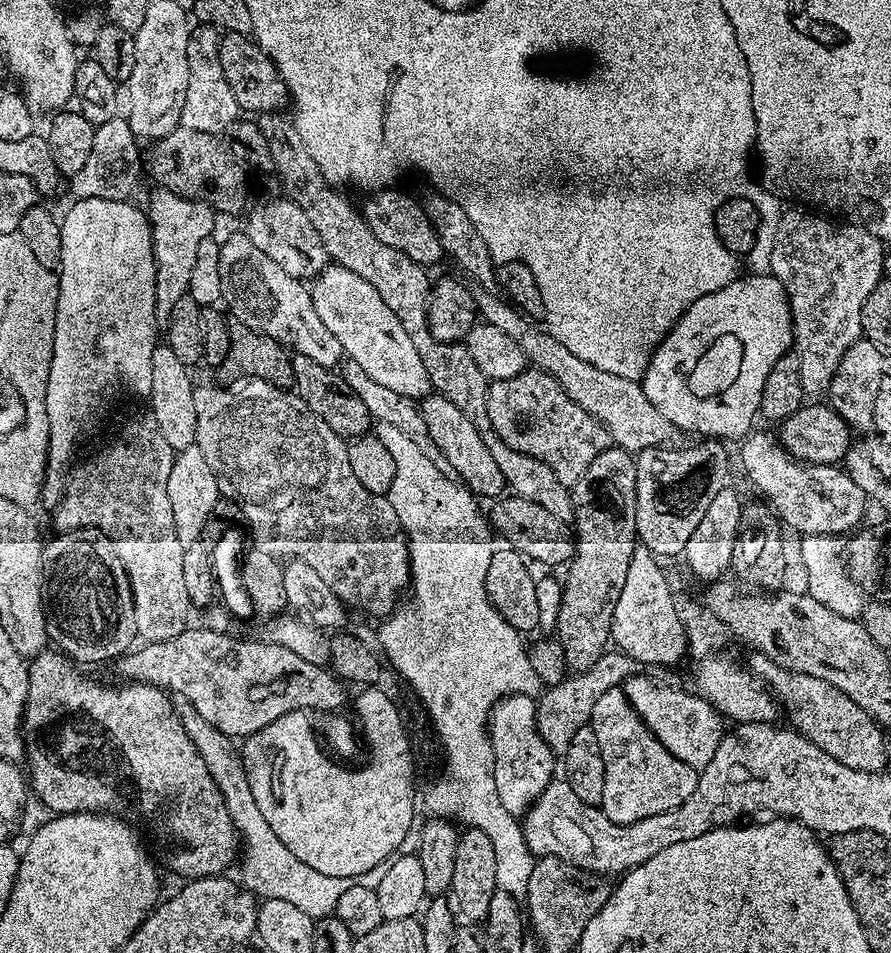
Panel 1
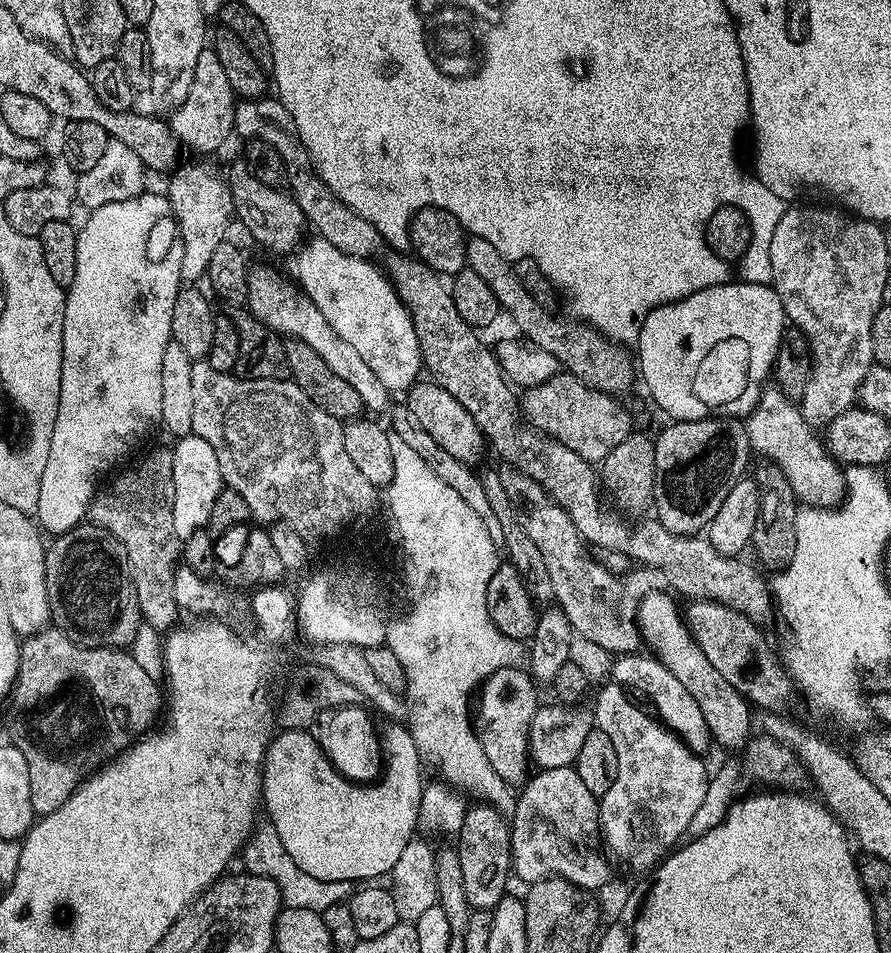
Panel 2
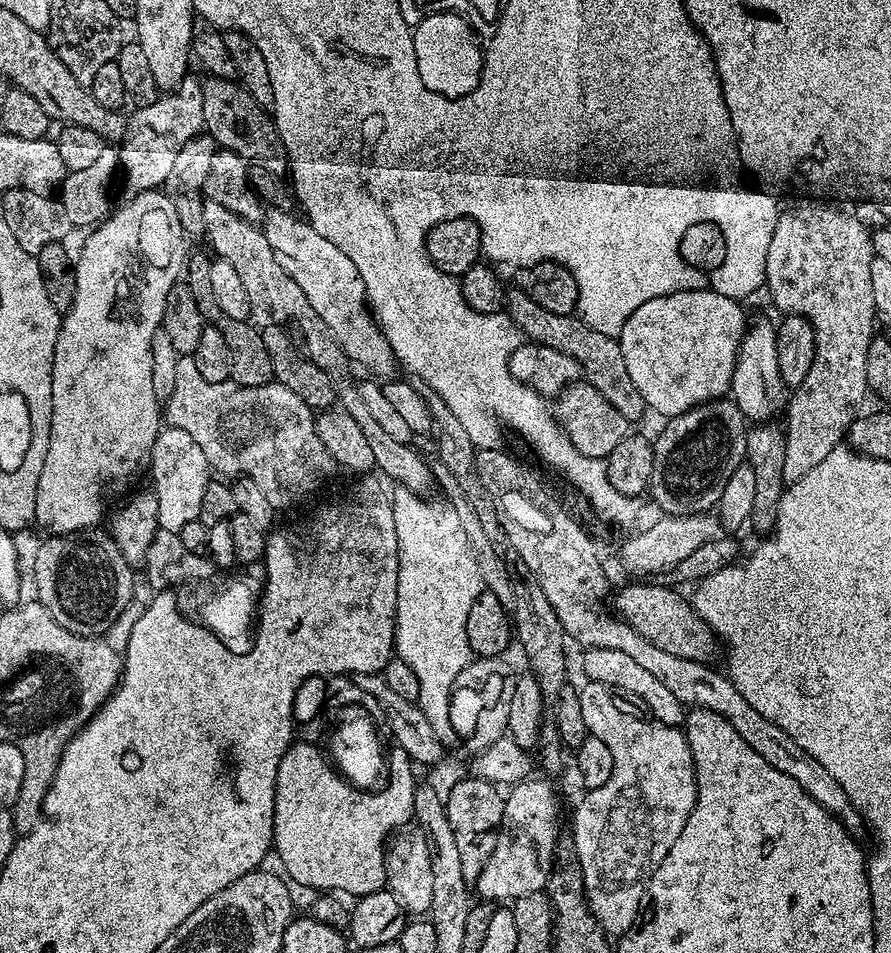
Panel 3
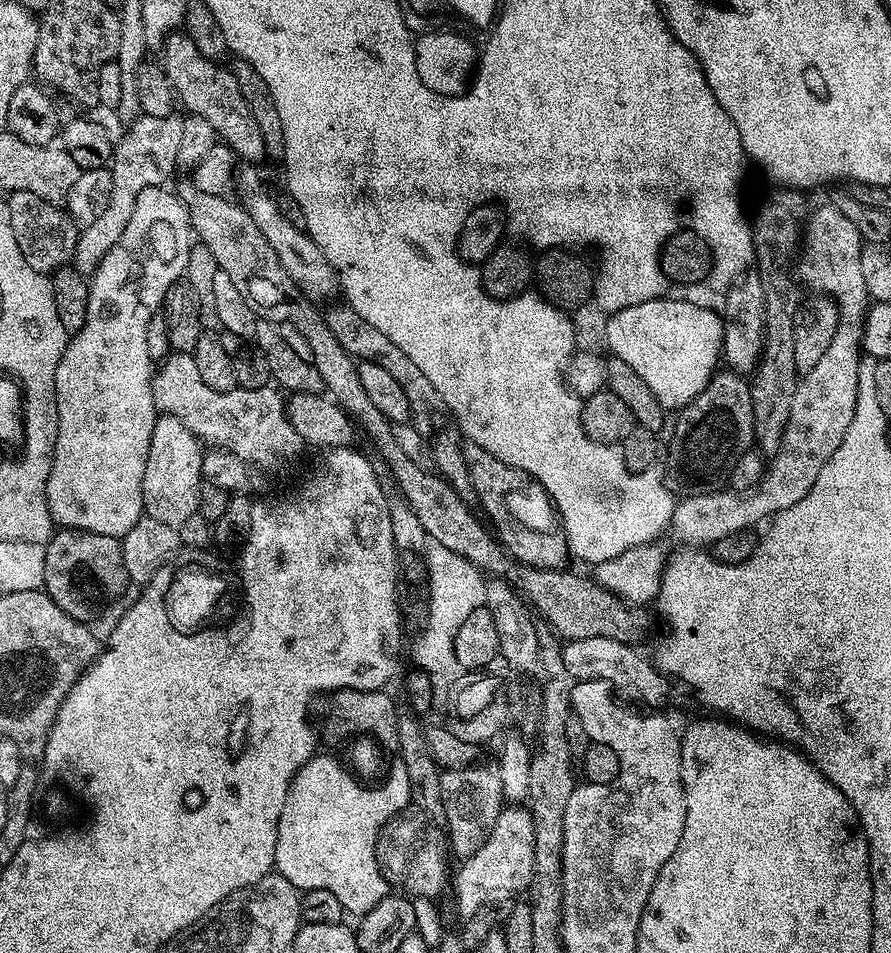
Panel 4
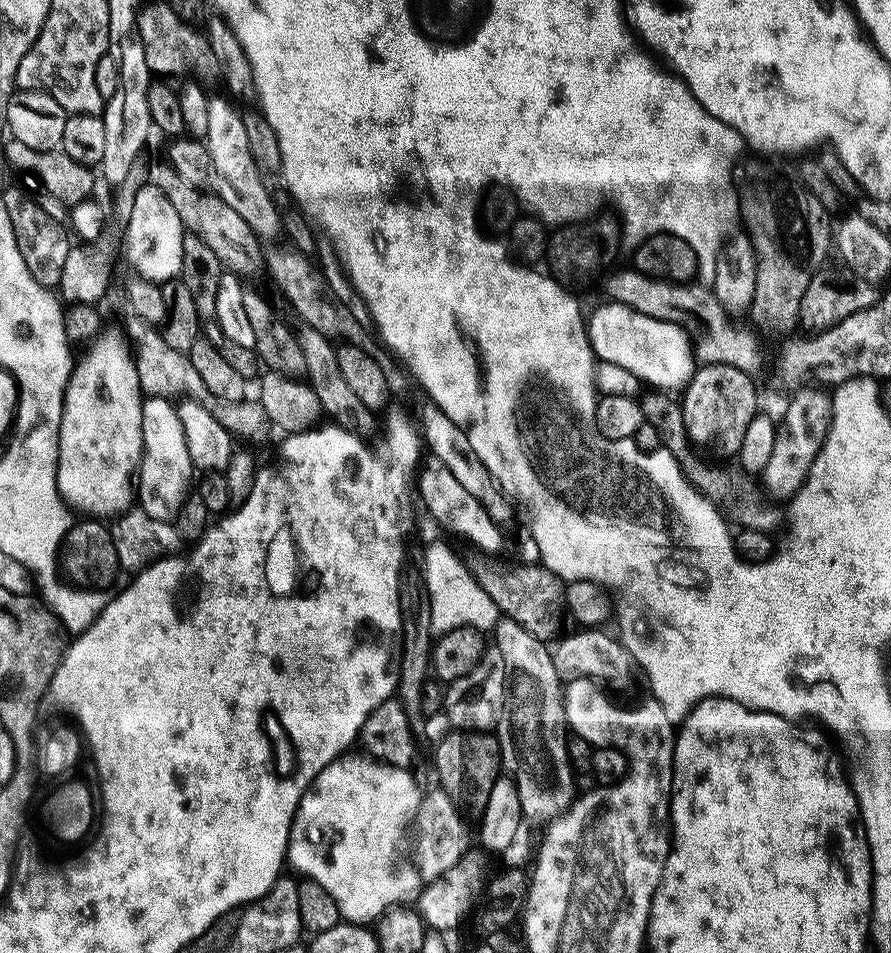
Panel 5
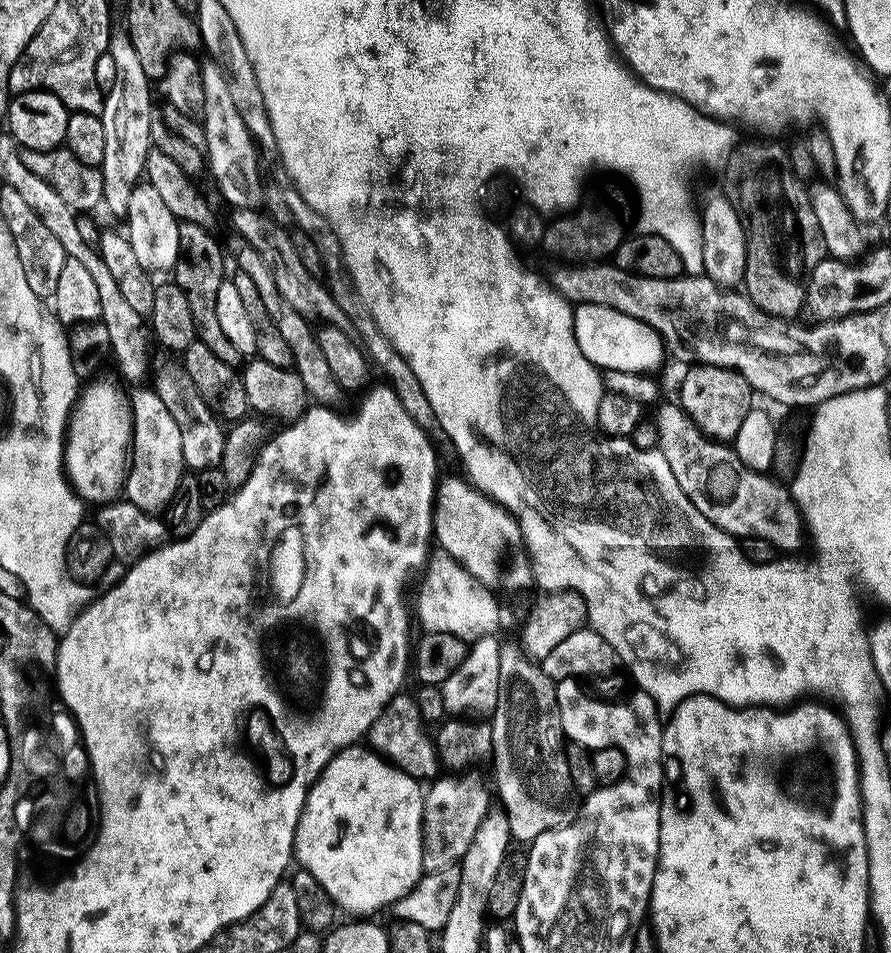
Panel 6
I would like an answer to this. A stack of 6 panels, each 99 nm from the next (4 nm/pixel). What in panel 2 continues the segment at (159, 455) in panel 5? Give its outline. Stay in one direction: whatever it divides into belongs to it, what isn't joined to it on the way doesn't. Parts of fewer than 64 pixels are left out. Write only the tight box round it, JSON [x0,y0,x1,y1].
[170,434,222,542]

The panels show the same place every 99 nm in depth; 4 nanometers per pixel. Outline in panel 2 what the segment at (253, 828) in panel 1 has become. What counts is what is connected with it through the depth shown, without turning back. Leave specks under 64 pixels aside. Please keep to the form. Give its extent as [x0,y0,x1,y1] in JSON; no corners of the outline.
[242,824,348,913]

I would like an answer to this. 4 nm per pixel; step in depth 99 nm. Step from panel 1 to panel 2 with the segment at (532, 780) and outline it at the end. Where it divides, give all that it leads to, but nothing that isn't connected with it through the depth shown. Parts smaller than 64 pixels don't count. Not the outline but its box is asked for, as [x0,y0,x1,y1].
[485,666,538,786]

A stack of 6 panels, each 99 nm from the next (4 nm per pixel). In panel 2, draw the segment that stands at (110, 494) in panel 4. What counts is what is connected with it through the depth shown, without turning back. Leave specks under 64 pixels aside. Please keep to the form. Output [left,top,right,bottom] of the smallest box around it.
[34,194,178,534]

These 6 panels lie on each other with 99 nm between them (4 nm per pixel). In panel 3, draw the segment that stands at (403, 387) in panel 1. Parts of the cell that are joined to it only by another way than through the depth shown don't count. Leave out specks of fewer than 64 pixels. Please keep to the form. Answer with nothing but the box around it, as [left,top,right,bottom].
[262,212,398,378]

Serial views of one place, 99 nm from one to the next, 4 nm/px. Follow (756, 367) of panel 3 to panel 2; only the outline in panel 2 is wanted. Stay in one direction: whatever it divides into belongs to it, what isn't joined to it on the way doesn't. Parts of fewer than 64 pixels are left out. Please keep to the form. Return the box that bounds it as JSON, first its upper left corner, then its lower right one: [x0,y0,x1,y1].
[743,386,846,508]

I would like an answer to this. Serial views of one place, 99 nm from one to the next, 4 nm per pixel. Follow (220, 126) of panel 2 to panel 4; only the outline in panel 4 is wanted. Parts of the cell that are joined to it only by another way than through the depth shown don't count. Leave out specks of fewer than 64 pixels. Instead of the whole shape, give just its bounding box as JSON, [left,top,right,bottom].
[71,114,182,274]

